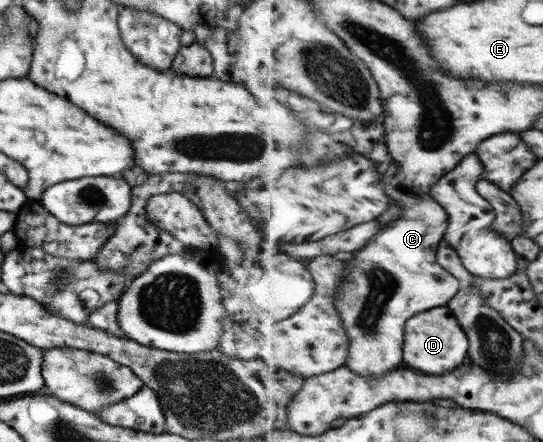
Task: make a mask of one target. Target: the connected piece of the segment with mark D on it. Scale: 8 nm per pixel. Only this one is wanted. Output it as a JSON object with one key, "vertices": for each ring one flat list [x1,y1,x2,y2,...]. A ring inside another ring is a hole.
{"vertices":[[434,307,432,310,415,314,406,323,404,366,429,375,443,375,465,363,469,346,469,336,449,307]]}

